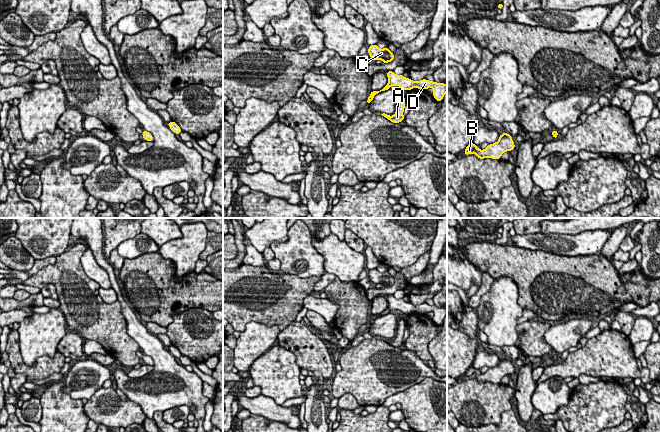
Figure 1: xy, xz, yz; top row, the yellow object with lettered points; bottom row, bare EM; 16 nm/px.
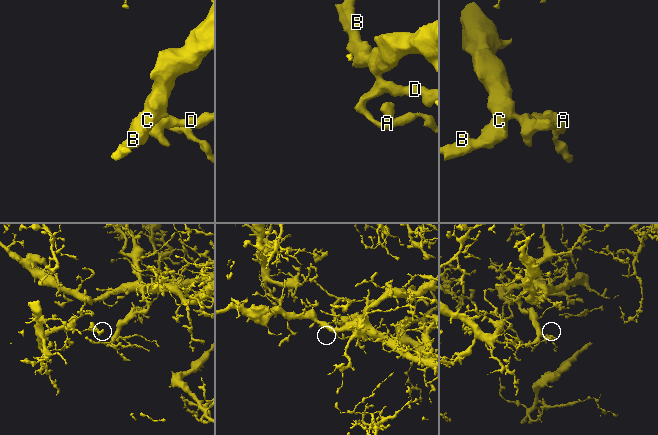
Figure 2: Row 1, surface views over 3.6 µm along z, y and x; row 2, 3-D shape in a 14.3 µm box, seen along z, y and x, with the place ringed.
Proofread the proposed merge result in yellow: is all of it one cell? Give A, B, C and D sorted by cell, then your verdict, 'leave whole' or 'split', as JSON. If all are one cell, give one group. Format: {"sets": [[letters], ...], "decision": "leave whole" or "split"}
{"sets": [["A", "B", "C", "D"]], "decision": "leave whole"}

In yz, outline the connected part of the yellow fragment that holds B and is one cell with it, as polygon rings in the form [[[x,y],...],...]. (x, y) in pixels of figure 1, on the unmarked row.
[[[508,357],[499,359],[499,364],[493,368],[488,369],[484,374],[480,374],[474,367],[470,367],[466,373],[464,379],[471,377],[475,378],[479,383],[492,382],[501,383],[501,379],[504,376],[511,375],[515,372],[515,368],[512,364],[512,360]]]

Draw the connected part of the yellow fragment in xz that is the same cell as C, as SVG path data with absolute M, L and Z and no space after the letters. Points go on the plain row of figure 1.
M376 268L369 270L368 278L370 279L371 283L382 284L383 287L388 287L394 284L394 278L388 271L380 273Z

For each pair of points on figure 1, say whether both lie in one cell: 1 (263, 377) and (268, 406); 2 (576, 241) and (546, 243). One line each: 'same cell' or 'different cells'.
1: different cells
2: same cell

